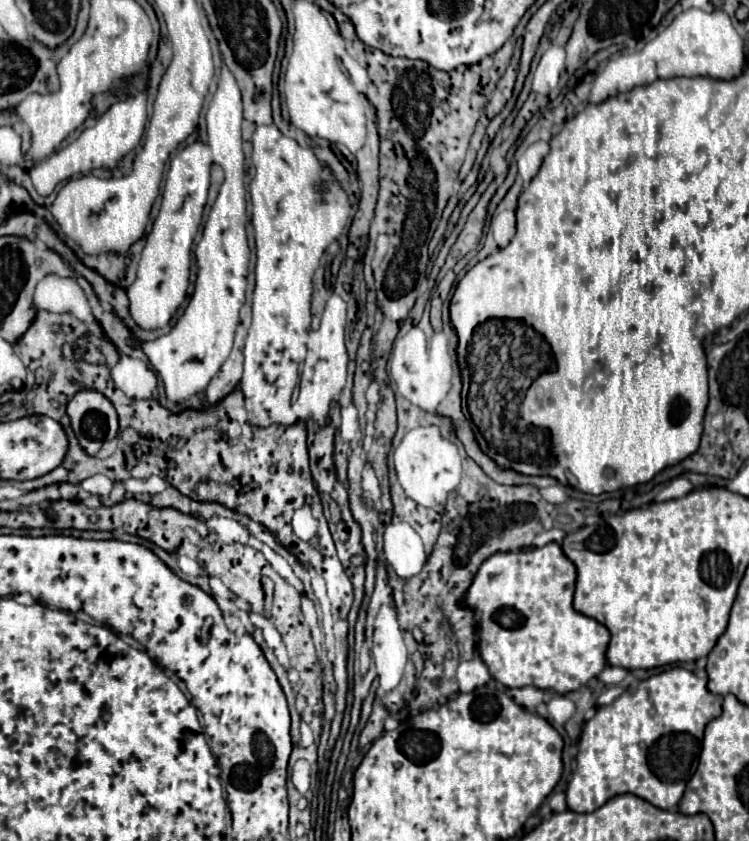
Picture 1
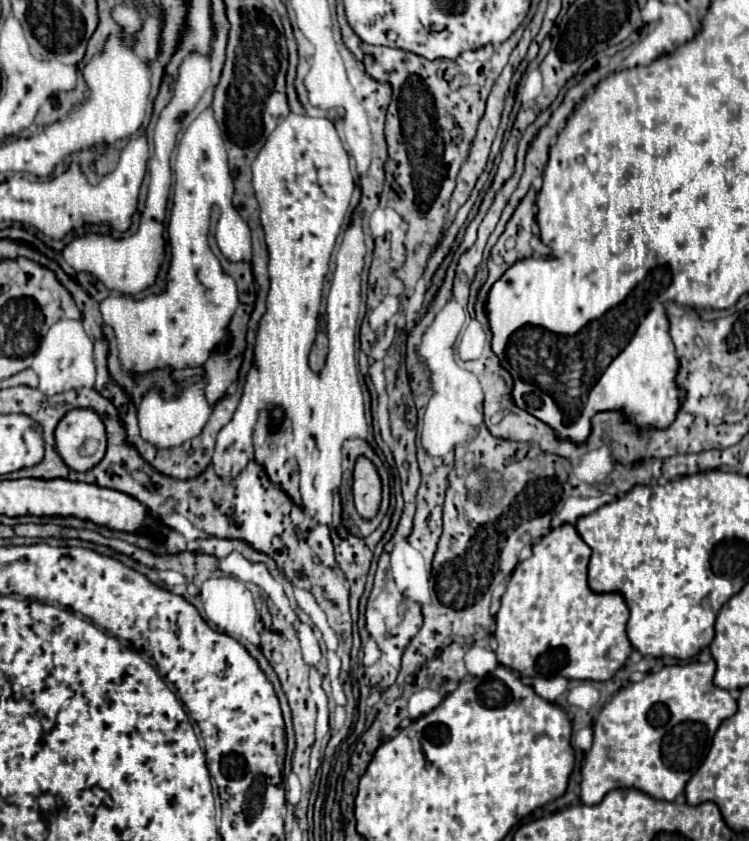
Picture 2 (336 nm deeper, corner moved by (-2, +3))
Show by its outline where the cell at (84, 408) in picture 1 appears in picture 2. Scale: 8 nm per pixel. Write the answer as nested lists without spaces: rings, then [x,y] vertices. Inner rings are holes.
[[[72,410],[54,430],[56,448],[68,468],[86,472],[96,466],[106,452],[106,430],[96,412]]]

